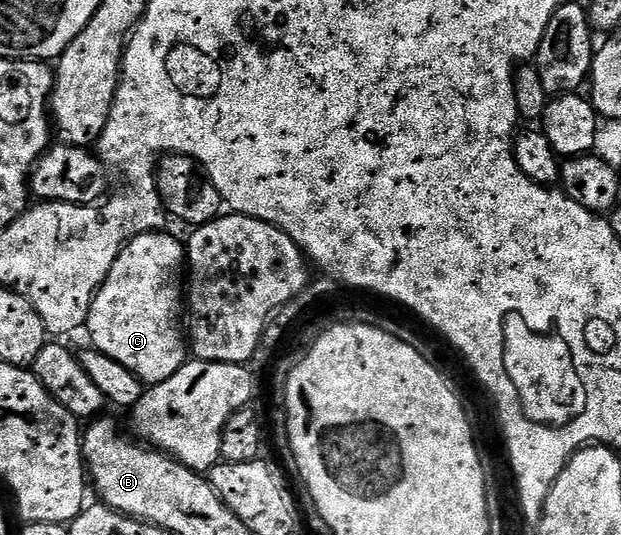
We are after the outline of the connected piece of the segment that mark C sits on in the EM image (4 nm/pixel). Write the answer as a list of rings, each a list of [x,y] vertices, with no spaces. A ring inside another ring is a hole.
[[[159,231],[157,233],[141,233],[136,235],[129,241],[120,251],[120,255],[116,259],[116,263],[112,263],[112,271],[108,271],[108,275],[104,279],[104,283],[94,294],[94,302],[90,308],[90,314],[86,320],[85,328],[90,329],[89,344],[93,348],[98,349],[104,355],[108,355],[108,359],[116,359],[116,363],[128,367],[128,371],[132,371],[132,375],[136,375],[147,386],[158,385],[164,379],[168,379],[172,375],[176,375],[176,371],[180,371],[180,367],[185,365],[188,360],[188,333],[184,328],[184,270],[187,268],[186,245],[178,242],[176,238],[170,234],[170,231]]]

